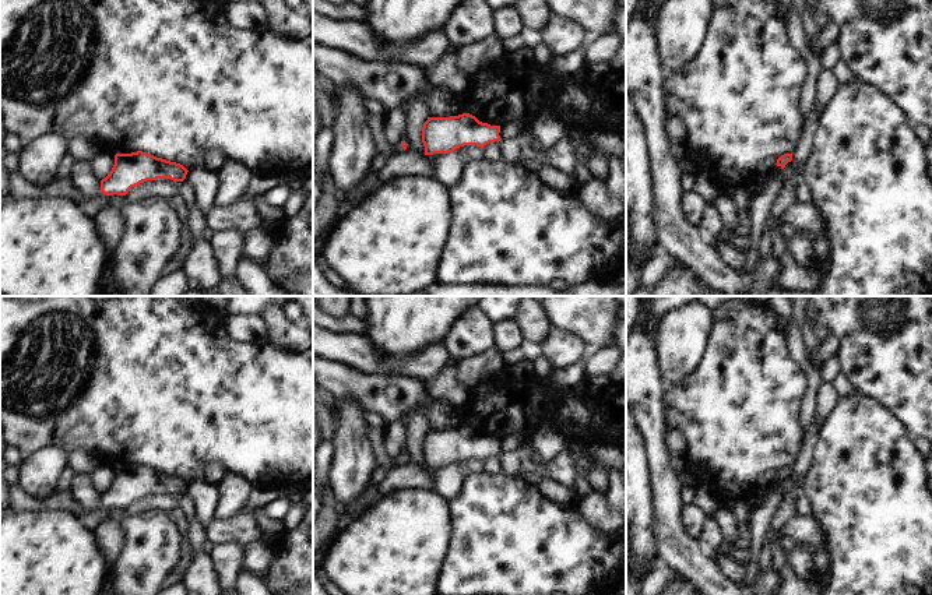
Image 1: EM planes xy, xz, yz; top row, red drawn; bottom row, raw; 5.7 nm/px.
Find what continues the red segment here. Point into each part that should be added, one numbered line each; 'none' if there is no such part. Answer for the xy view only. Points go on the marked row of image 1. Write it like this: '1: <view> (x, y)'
none

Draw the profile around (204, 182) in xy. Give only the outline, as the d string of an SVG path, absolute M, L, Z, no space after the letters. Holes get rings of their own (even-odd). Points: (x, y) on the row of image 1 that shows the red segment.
M194 165L186 175L186 180L194 190L194 203L205 214L212 205L217 194L219 177L217 170L210 170L204 165Z

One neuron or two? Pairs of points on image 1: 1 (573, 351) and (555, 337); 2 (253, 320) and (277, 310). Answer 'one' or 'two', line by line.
1: one
2: two

